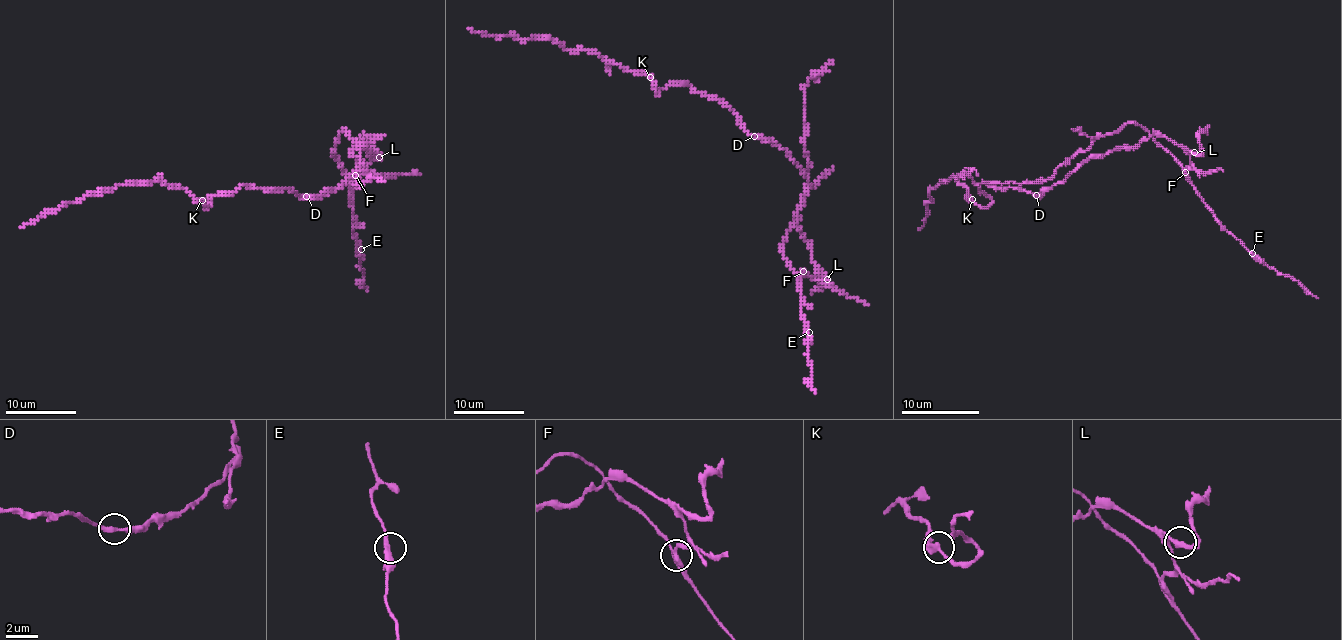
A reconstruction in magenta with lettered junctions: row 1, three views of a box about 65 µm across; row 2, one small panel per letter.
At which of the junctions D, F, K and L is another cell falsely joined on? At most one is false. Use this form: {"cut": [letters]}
{"cut": ["F"]}

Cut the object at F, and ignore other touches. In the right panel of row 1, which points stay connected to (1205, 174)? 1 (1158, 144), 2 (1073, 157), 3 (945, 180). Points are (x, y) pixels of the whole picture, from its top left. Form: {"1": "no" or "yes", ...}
{"1": "no", "2": "no", "3": "yes"}

